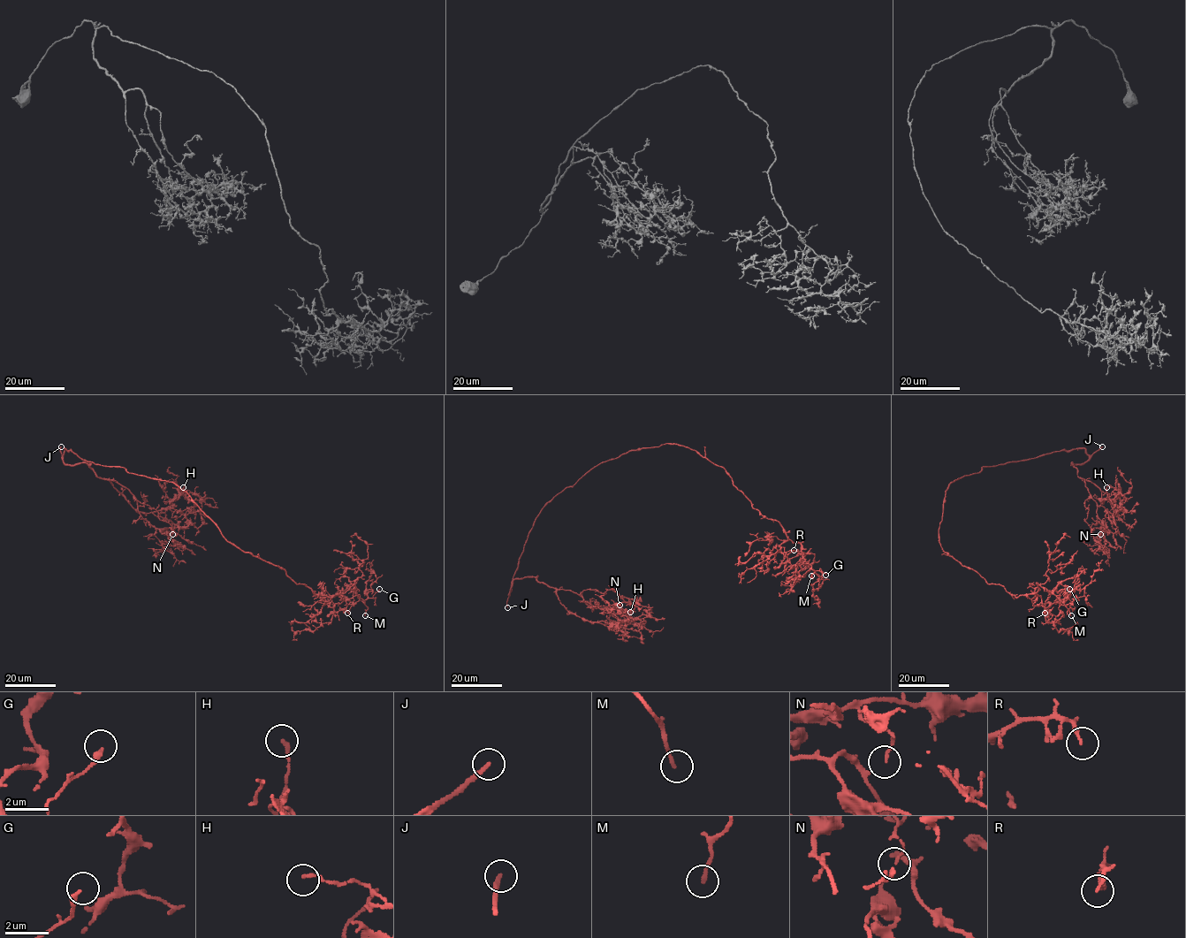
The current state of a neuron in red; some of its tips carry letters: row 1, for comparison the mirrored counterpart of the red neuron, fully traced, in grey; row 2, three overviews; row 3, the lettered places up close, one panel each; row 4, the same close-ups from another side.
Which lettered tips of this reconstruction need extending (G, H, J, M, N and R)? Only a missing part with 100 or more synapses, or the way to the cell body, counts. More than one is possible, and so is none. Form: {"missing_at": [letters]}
{"missing_at": ["J"]}

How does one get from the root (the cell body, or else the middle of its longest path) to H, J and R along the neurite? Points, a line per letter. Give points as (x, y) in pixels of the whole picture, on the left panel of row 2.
H: (146, 476), (64, 448), (65, 464), (86, 463), (141, 512), (165, 509), (190, 491), (183, 487)
J: (146, 476), (129, 473), (123, 467), (96, 465), (65, 448), (62, 454), (61, 446)
R: (146, 476), (178, 485), (227, 541), (296, 583), (341, 594), (331, 598), (334, 609), (347, 613)

